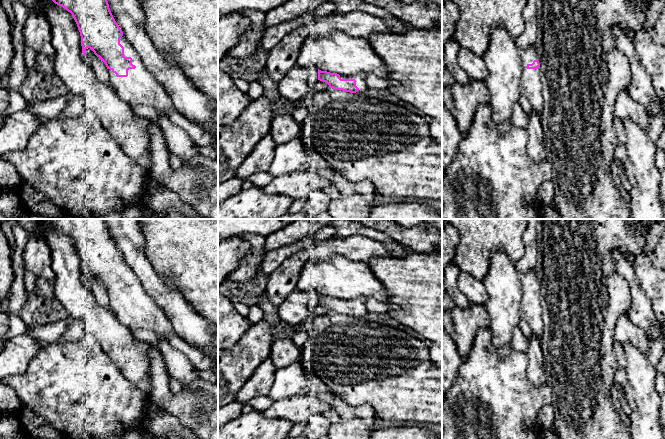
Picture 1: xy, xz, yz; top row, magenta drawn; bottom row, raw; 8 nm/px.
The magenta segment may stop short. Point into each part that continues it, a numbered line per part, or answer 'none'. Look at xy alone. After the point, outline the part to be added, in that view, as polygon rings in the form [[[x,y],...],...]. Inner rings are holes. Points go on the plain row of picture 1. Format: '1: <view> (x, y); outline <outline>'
1: xy (140, 311); outline [[[120,262],[124,271],[124,280],[132,282],[135,293],[128,294],[127,301],[117,301],[108,293],[110,306],[118,321],[130,331],[148,329],[163,337],[174,349],[183,353],[198,371],[209,370],[218,374],[218,362],[206,351],[189,345],[174,330],[164,310],[144,290],[143,285],[133,270]]]

